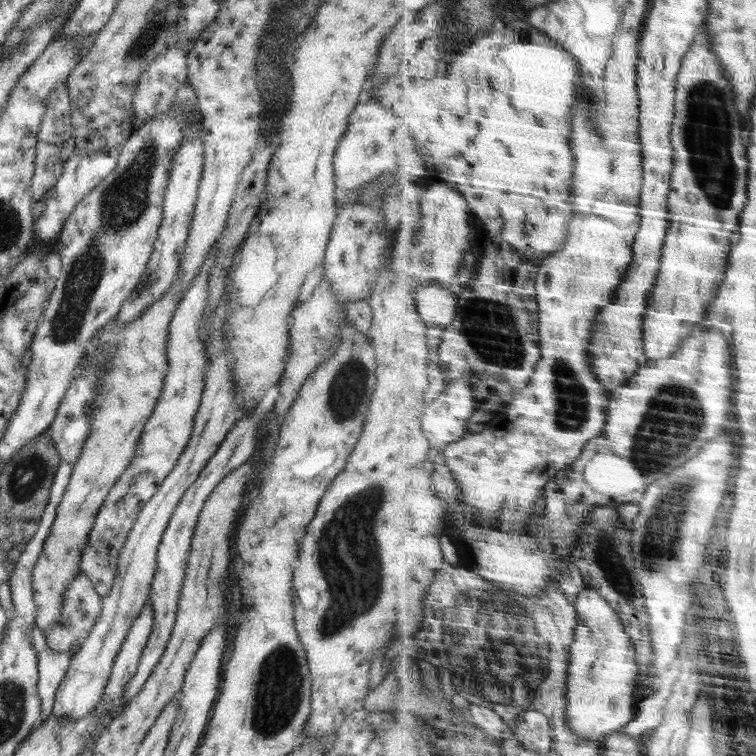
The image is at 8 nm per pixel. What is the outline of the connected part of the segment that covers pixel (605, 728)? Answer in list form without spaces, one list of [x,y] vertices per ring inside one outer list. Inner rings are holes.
[[[588,588],[578,596],[575,605],[580,615],[576,642],[572,648],[568,682],[570,727],[588,741],[604,742],[605,736],[622,732],[635,717],[636,680],[640,675],[637,650],[618,611],[598,589]]]

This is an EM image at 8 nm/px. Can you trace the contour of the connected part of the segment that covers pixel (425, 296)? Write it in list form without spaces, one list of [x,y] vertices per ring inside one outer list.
[[[433,283],[428,286],[416,288],[417,302],[420,314],[425,322],[450,326],[456,320],[458,310],[458,294],[440,288],[440,284]]]

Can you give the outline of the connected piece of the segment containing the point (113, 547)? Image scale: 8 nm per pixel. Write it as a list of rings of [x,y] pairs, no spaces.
[[[218,242],[210,249],[200,271],[192,279],[186,293],[179,300],[169,326],[168,372],[166,372],[162,395],[158,398],[159,402],[150,419],[142,428],[134,459],[130,461],[126,470],[106,495],[82,551],[80,571],[88,577],[94,590],[101,597],[108,595],[114,584],[120,550],[139,513],[143,506],[153,498],[166,476],[172,472],[191,438],[195,417],[205,390],[205,372],[209,365],[205,346],[202,345],[200,330],[202,330],[202,316],[204,316],[208,298],[210,298],[210,291],[208,291],[210,274],[212,274],[212,268],[216,266],[216,258],[218,258],[216,246],[218,246]]]

